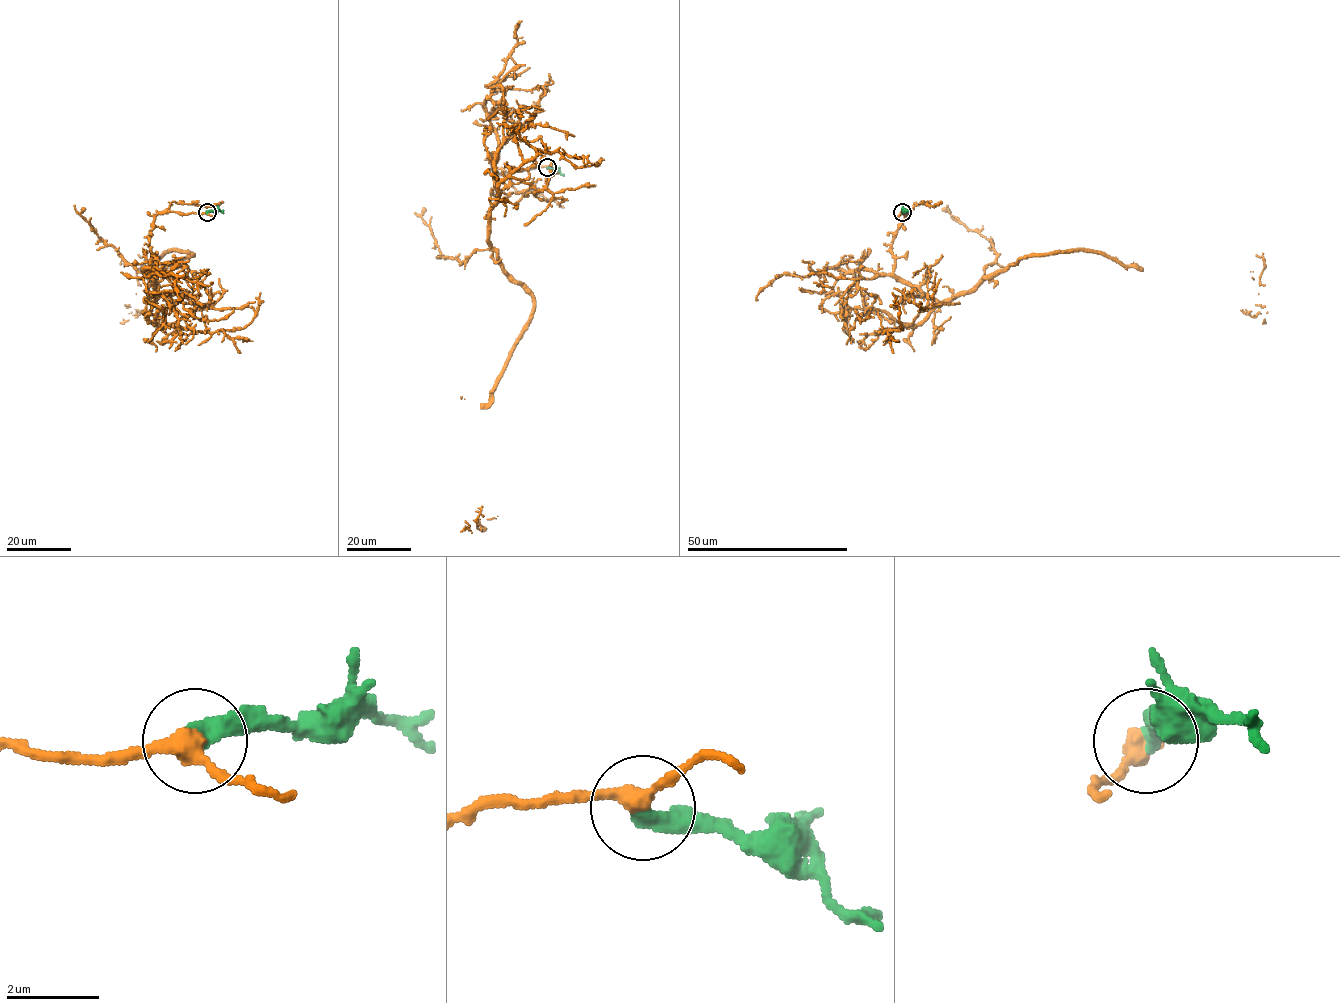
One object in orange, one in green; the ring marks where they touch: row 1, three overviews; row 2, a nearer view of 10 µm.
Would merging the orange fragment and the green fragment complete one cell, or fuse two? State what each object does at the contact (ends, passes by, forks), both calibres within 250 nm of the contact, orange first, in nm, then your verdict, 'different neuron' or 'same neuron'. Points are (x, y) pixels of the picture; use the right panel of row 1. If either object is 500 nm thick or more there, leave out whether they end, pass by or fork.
orange passes by; green ends there; 320 nm thick on the orange side, 480 nm on the other; same neuron

